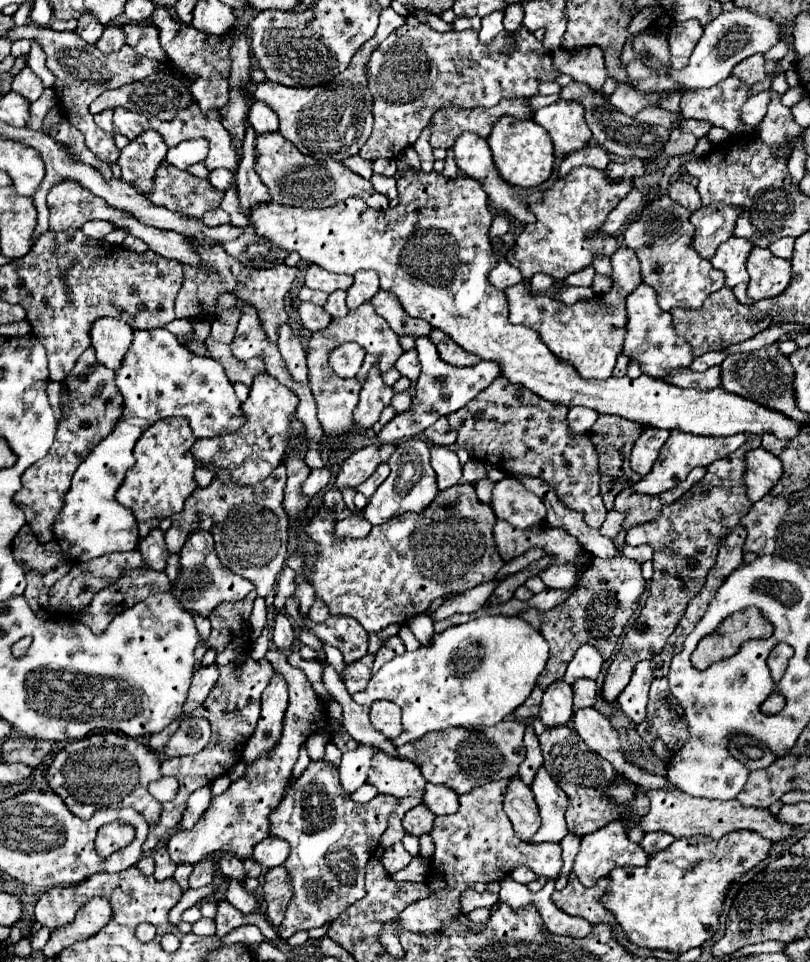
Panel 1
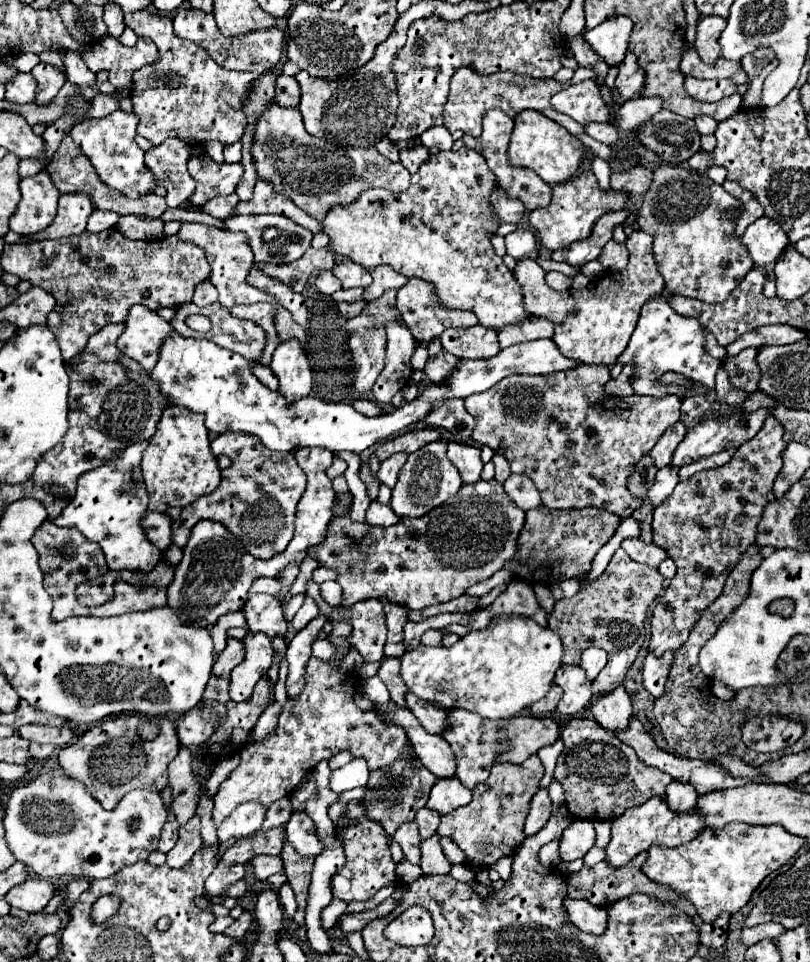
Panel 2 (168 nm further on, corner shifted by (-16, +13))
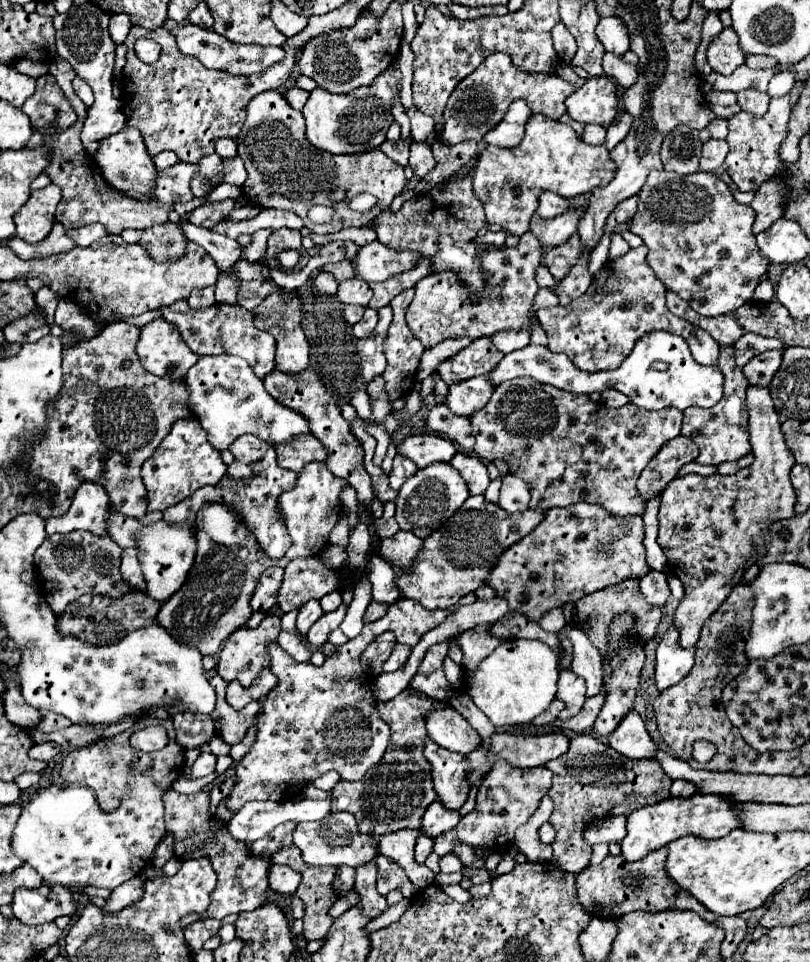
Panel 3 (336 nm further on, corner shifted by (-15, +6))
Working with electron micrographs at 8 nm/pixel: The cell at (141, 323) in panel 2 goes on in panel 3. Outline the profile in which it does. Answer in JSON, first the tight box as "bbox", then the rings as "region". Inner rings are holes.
{"bbox":[137,318,199,378],"region":[[[157,318],[141,328],[137,354],[147,372],[161,378],[183,378],[199,360],[183,342],[179,330],[165,318]]]}

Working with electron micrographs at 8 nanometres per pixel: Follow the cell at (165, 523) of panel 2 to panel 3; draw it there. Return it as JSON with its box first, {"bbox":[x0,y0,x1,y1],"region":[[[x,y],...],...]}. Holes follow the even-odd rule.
{"bbox":[107,512,141,548],"region":[[[113,512],[107,526],[107,536],[121,548],[135,546],[135,532],[141,528],[141,522],[129,516],[123,516],[121,512]]]}

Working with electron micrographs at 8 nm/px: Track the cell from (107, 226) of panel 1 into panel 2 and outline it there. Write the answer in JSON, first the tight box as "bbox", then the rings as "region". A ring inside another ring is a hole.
{"bbox":[88,211,120,233],"region":[[[94,211],[88,219],[88,231],[90,233],[98,233],[98,231],[106,231],[112,229],[118,223],[120,215],[110,213],[110,211]]]}

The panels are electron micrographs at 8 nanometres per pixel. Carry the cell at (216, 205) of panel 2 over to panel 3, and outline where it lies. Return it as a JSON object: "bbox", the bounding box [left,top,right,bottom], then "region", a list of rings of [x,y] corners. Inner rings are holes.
{"bbox":[185,200,233,228],"region":[[[221,200],[221,202],[209,202],[203,204],[191,212],[185,214],[185,218],[201,228],[213,228],[215,224],[219,224],[229,212],[233,210],[233,200]]]}

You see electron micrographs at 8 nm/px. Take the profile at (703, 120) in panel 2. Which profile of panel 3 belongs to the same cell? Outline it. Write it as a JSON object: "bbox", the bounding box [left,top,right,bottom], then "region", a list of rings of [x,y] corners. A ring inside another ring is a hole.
{"bbox":[707,118,727,140],"region":[[[715,118],[715,120],[707,126],[707,130],[709,130],[711,136],[717,138],[717,140],[727,138],[727,118]]]}

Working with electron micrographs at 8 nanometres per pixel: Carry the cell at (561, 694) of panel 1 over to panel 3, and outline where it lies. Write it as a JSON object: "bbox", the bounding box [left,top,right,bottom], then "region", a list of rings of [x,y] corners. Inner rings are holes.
{"bbox":[557,668,585,720],"region":[[[569,668],[559,670],[559,684],[557,684],[557,698],[565,704],[565,710],[561,710],[559,718],[567,720],[579,714],[583,702],[585,702],[585,682],[577,674],[573,674]]]}

